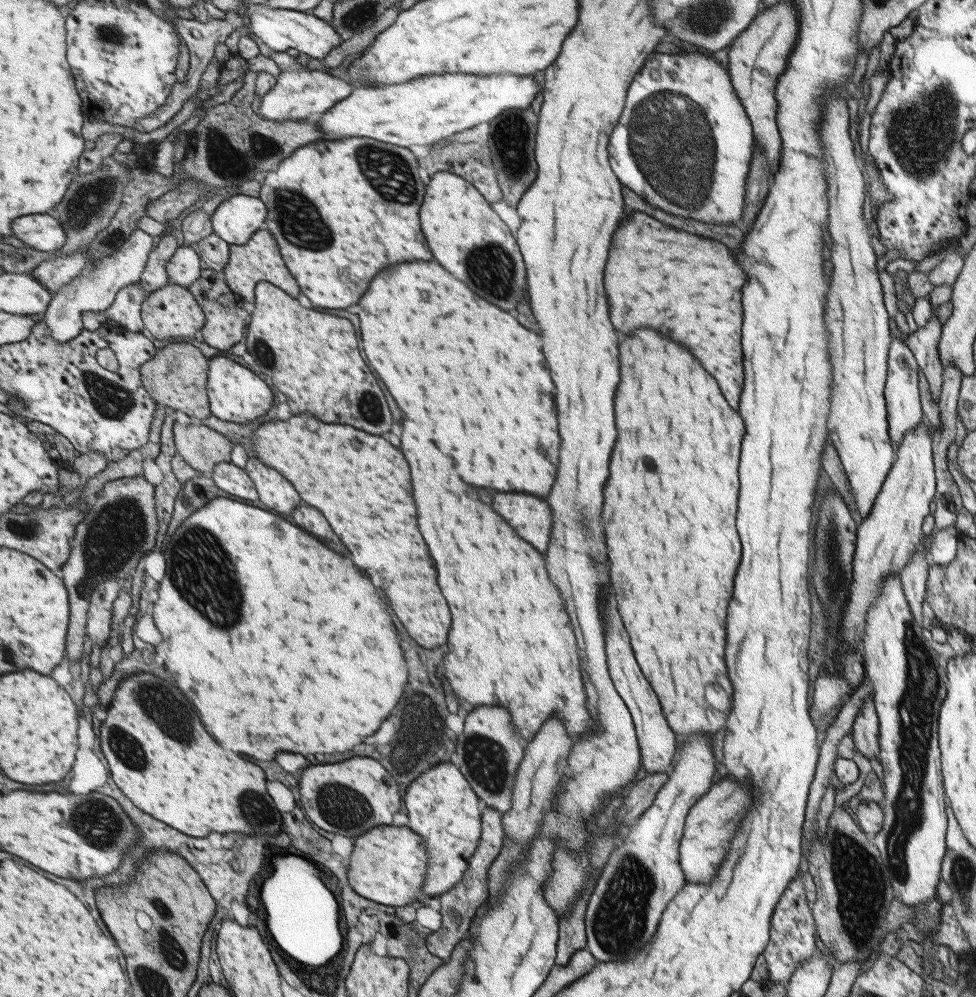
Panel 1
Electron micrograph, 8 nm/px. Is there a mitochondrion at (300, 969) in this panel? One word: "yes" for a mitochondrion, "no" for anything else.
no

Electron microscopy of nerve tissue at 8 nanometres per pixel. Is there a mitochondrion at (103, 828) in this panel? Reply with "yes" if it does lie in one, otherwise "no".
yes

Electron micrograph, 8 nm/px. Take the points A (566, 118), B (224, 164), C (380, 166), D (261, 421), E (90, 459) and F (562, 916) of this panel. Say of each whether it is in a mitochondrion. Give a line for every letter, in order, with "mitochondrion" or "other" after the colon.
A: other
B: mitochondrion
C: mitochondrion
D: other
E: other
F: other

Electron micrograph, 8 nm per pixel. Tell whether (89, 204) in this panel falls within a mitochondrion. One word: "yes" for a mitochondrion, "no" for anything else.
yes

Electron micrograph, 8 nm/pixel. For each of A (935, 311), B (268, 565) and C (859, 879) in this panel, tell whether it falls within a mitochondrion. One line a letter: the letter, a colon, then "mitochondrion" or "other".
A: other
B: other
C: mitochondrion

